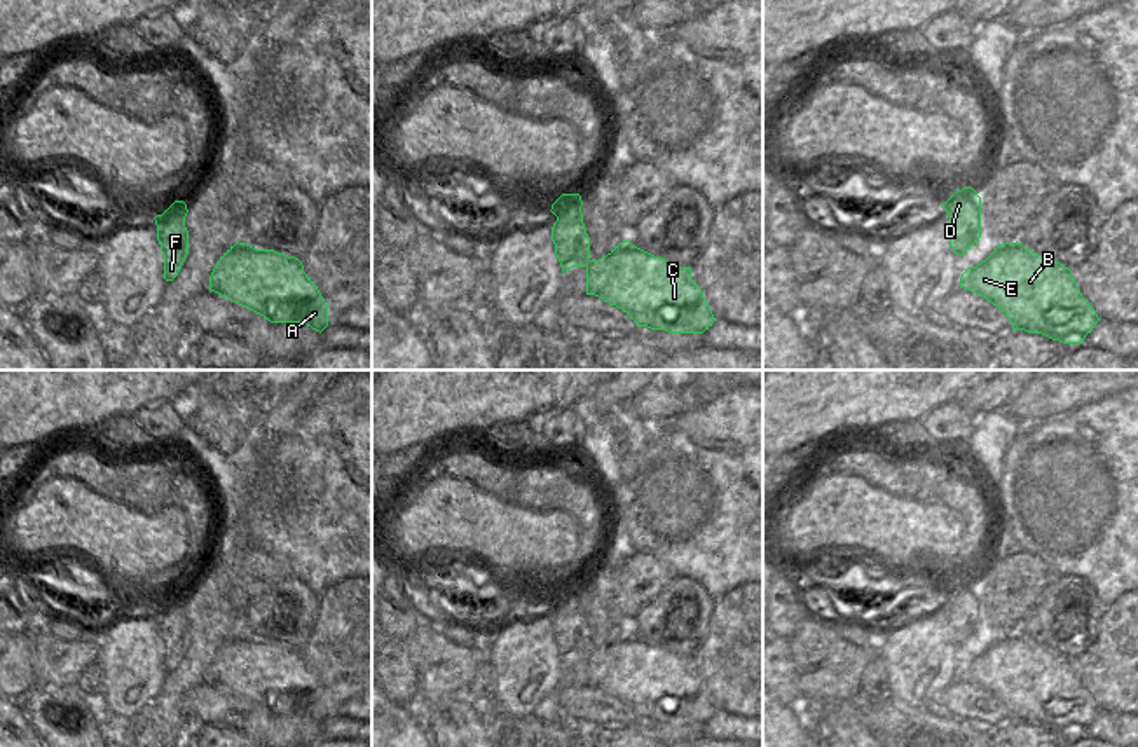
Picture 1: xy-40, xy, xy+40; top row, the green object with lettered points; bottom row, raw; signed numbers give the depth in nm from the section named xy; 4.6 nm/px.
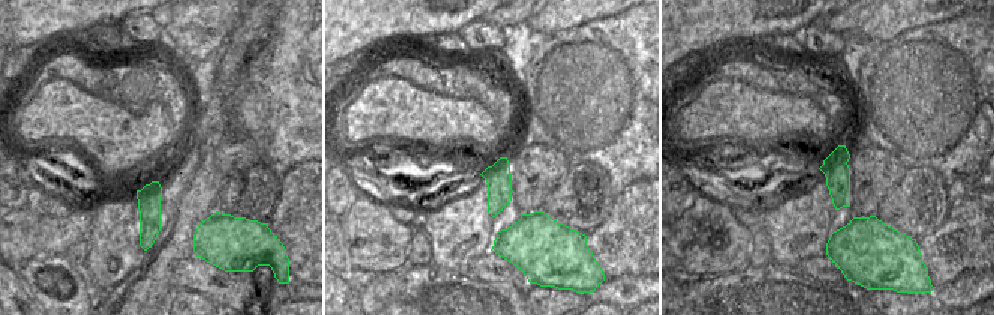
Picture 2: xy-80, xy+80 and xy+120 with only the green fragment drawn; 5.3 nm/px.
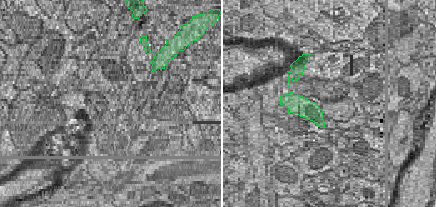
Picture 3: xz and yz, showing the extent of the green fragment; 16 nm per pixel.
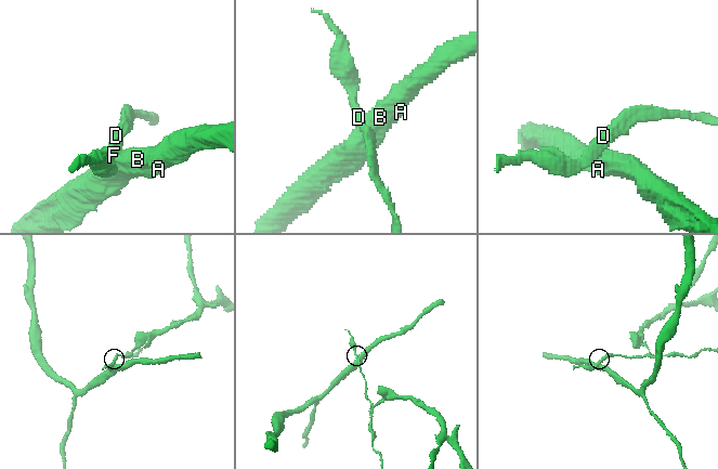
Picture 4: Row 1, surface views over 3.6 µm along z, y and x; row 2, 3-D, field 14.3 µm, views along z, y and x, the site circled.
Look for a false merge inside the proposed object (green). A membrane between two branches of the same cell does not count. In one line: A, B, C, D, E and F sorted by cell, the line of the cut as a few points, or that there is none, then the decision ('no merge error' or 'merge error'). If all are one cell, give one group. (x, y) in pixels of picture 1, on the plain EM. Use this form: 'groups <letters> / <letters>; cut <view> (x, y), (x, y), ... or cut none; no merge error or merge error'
groups A B C E / D F; cut xy (590, 651), (587, 658); merge error

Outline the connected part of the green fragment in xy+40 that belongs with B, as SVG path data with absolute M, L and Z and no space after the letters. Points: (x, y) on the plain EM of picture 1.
M1018 632L998 635L986 651L969 658L960 668L960 679L997 696L1009 709L1012 721L1042 724L1063 735L1082 735L1100 712L1068 658L1028 641Z

